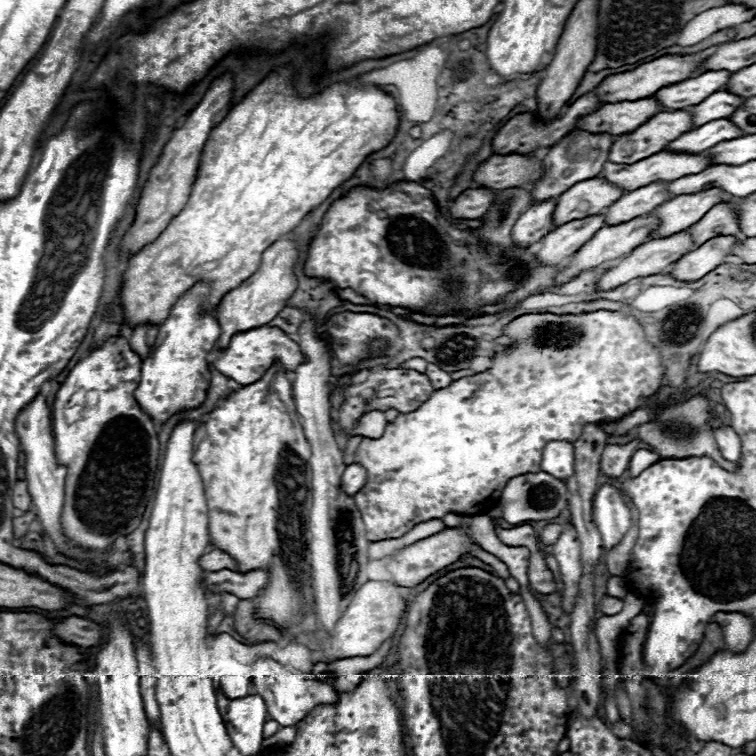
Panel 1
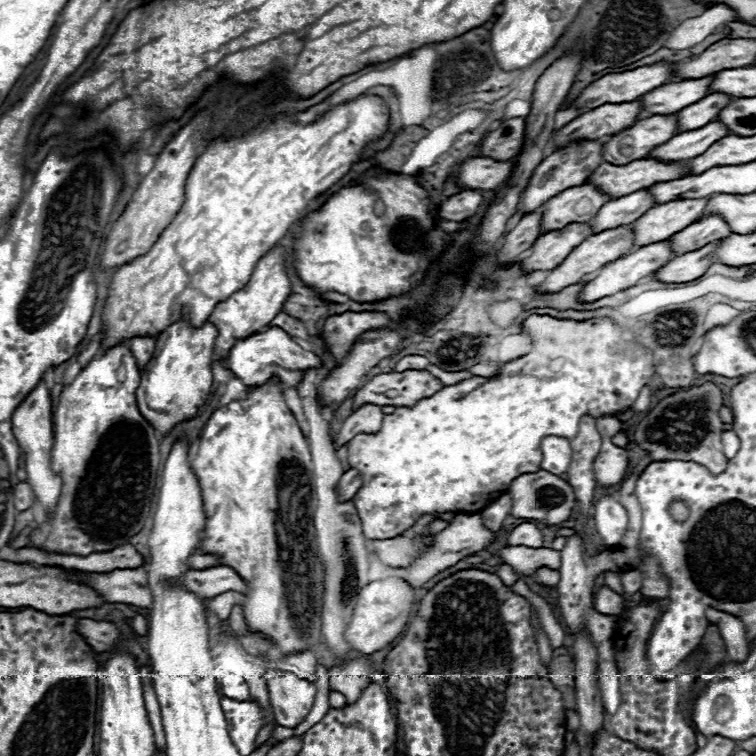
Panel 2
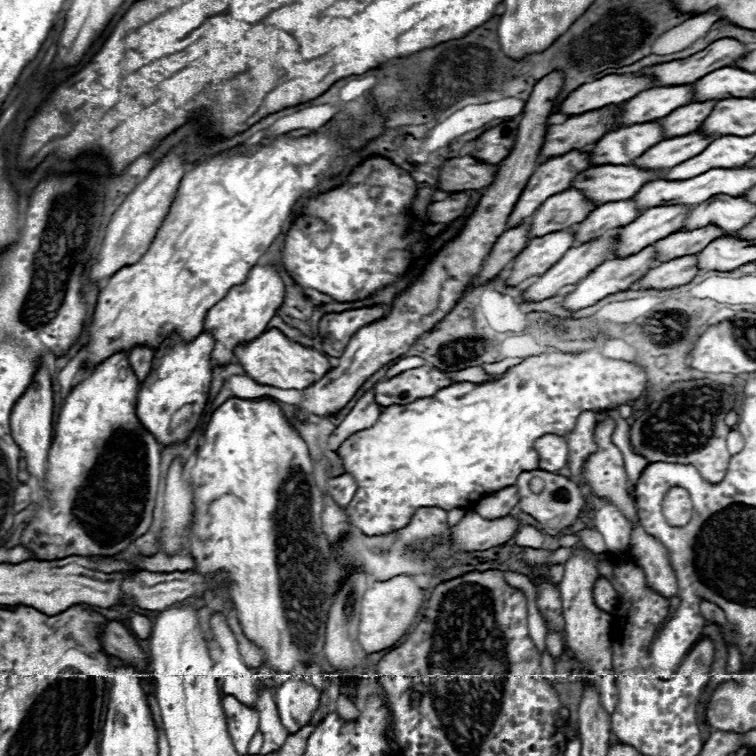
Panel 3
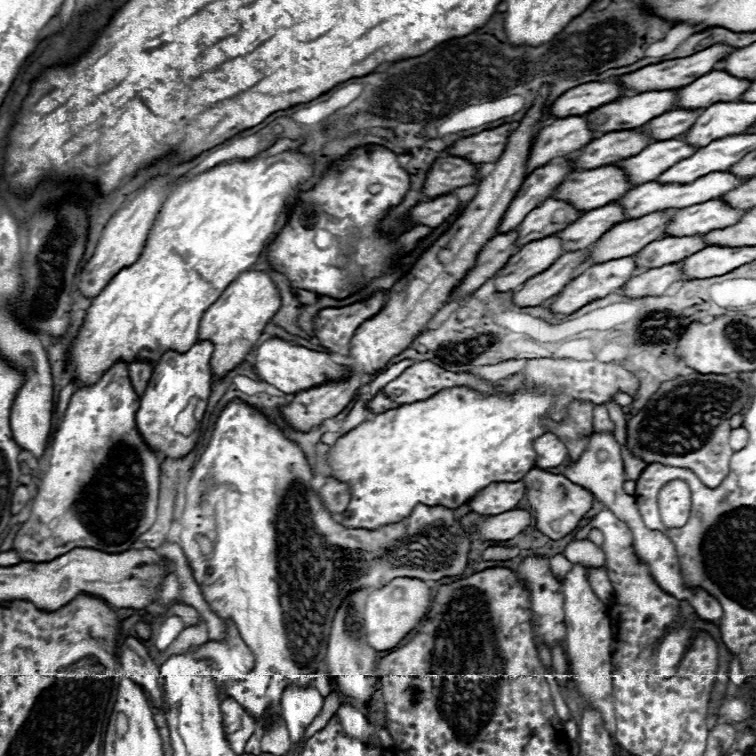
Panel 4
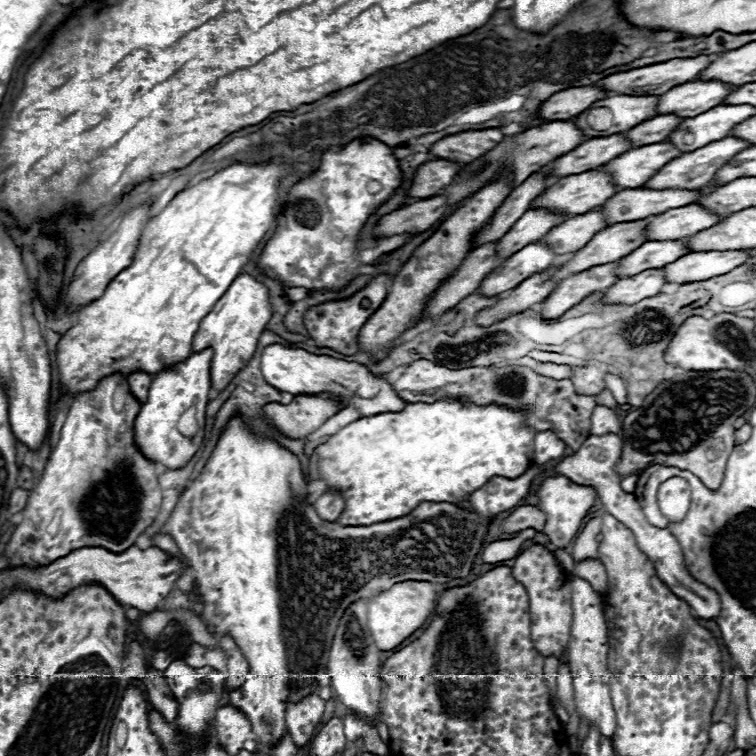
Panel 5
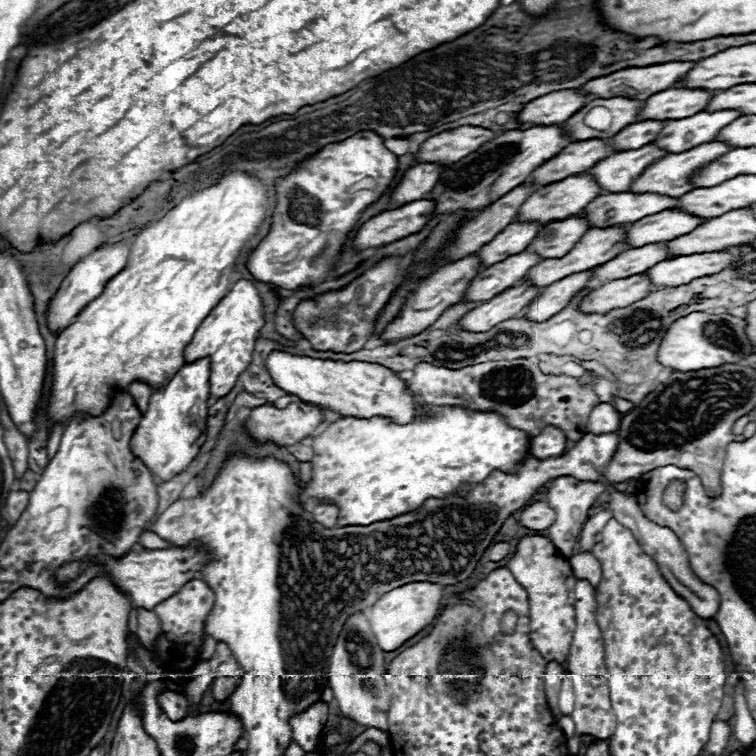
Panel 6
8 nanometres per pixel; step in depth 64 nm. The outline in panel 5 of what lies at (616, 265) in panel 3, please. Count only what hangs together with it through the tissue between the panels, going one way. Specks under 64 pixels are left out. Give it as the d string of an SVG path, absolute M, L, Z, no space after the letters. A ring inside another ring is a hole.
M616 262L602 264L596 268L588 268L584 272L572 274L564 278L550 296L546 296L540 304L540 316L550 320L550 318L560 318L568 308L578 304L582 298L586 298L592 292L604 292L608 286L612 286L618 276L612 272Z

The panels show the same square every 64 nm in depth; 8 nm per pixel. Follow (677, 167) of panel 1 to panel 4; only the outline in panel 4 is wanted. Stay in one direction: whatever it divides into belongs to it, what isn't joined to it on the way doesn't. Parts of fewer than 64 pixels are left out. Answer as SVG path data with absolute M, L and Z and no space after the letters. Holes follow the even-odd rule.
M614 166L594 168L592 172L572 172L564 178L564 184L552 192L552 198L572 204L576 210L594 210L608 202L618 200L624 192L634 188L626 182L624 172Z

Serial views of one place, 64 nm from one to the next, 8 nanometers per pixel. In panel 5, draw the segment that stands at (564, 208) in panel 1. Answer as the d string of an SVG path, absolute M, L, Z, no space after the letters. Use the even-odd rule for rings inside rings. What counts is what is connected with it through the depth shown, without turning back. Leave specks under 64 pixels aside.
M528 210L510 230L508 236L502 236L496 246L496 256L498 258L508 258L520 248L538 242L552 226L564 222L568 216L554 216L554 214L544 214L540 210Z

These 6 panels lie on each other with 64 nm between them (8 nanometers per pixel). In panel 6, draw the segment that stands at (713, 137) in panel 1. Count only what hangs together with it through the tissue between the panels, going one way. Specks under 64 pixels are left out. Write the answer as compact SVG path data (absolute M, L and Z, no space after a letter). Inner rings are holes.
M648 144L638 150L616 152L616 156L608 156L608 160L600 160L592 172L584 172L594 176L598 186L604 192L626 192L630 182L642 174L642 170L652 164L654 160L666 156L666 150L658 150L656 146Z

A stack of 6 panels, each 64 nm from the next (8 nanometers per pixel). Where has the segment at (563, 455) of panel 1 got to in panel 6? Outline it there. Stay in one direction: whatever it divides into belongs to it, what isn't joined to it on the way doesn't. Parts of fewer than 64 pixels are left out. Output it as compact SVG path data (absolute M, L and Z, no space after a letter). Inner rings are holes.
M548 424L546 428L542 428L542 432L538 436L534 436L530 454L534 454L536 458L548 458L548 456L562 456L564 450L566 450L564 432L556 426Z

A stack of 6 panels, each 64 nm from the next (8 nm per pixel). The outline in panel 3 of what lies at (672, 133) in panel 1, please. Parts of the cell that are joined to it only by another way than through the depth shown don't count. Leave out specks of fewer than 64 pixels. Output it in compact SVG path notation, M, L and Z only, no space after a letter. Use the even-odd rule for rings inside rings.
M656 122L606 132L590 150L592 164L628 164L660 140L664 140L664 134Z

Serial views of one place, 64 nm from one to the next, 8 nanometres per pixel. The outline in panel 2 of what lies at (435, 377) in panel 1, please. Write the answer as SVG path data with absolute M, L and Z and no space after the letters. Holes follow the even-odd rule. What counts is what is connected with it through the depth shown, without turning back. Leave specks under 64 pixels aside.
M428 364L426 366L426 370L428 372L432 372L436 378L440 378L440 382L444 384L444 386L450 386L450 384L458 384L458 382L462 382L462 380L468 380L468 378L472 378L474 374L470 374L468 370L464 372L444 372L444 370L440 370L438 366L434 366L434 364Z

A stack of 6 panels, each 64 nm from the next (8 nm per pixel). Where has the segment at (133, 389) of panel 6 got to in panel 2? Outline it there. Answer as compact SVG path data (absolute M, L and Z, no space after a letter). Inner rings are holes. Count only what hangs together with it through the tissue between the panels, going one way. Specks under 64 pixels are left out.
M134 338L128 346L132 348L132 356L136 356L136 366L144 372L148 360L154 356L154 338Z

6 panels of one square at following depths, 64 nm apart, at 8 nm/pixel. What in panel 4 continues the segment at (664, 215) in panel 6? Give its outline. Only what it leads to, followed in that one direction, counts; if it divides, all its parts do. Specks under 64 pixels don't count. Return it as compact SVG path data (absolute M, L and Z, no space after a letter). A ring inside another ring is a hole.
M708 200L704 204L694 204L680 208L674 220L664 228L664 236L692 236L696 232L704 234L716 228L726 228L742 218L744 210L732 210L720 200Z

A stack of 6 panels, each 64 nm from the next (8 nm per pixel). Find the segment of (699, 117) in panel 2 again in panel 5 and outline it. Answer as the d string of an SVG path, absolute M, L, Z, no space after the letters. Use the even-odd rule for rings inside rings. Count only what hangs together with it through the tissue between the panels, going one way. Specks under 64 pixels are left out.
M672 114L654 116L652 120L644 120L644 124L638 124L636 128L630 128L628 132L624 132L624 138L634 148L654 144L654 142L662 142L680 122L682 122L682 118L672 116Z

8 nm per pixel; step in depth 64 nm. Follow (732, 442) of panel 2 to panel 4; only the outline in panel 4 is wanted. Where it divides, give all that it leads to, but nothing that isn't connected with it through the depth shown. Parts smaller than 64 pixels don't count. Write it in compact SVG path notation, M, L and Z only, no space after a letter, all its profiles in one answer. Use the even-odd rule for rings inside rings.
M734 428L732 434L730 434L730 446L732 446L732 450L734 452L742 450L746 446L746 442L748 442L748 432L744 428Z

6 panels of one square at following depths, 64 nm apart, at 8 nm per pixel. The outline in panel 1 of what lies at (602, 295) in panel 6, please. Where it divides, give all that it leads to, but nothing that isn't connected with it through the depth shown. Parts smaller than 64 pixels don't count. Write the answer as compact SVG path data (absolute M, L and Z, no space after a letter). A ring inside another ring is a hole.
M718 236L702 244L700 248L684 254L680 260L676 260L668 274L676 280L688 282L688 280L700 280L708 272L712 272L718 264L730 256L730 248L736 244L736 236Z

